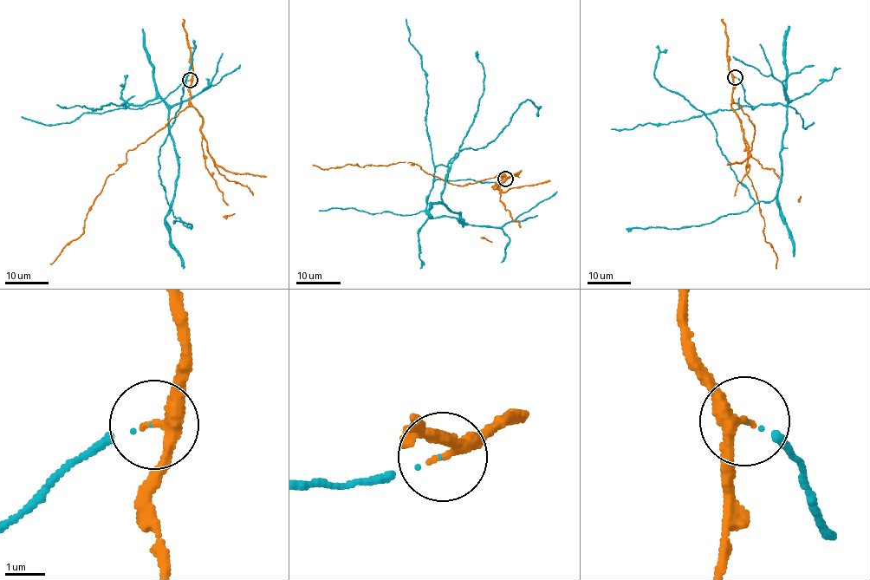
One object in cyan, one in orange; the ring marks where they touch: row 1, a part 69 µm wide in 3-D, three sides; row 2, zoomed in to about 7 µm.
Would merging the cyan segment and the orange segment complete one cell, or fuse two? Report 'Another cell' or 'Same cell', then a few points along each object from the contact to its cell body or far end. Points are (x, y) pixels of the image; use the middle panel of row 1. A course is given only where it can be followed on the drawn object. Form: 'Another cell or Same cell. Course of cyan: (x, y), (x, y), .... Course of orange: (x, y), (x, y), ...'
Another cell. Course of cyan: (505, 179), (436, 179), (427, 215), (464, 223), (441, 197), (449, 163), (489, 143), (528, 100), (537, 116). Course of orange: (505, 179), (501, 173), (464, 185), (453, 185), (411, 162), (362, 167), (347, 164), (327, 169), (312, 165)

